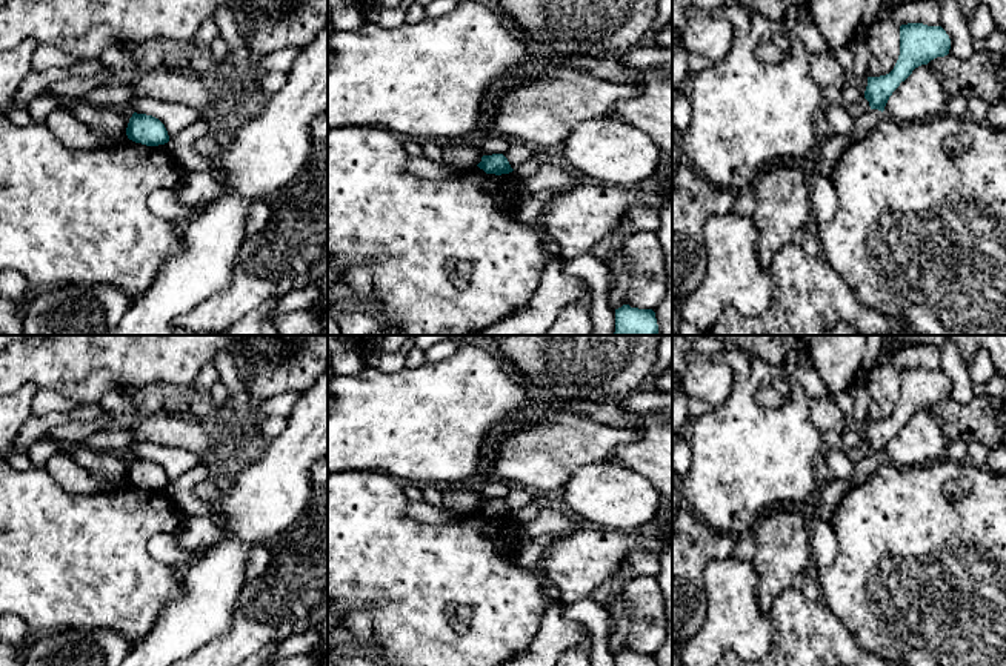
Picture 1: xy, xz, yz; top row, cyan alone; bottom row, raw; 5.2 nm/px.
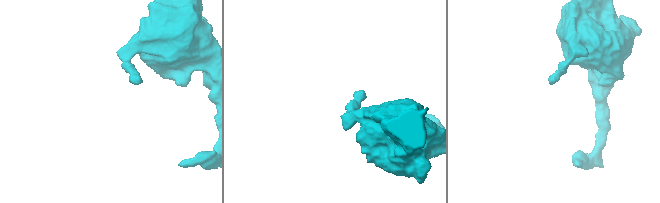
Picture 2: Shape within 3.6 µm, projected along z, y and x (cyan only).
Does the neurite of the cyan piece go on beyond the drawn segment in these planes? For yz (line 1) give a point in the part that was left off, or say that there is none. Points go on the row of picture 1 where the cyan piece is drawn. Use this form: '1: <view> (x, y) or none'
1: none

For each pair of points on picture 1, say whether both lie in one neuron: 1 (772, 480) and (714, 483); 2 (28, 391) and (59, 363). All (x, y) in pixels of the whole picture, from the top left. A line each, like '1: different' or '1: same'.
1: same
2: different

